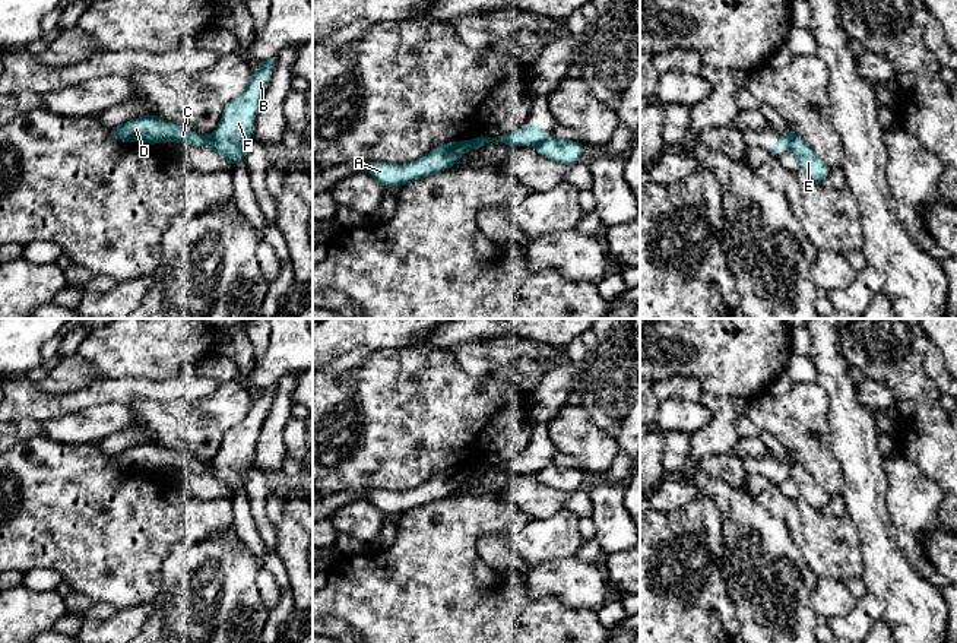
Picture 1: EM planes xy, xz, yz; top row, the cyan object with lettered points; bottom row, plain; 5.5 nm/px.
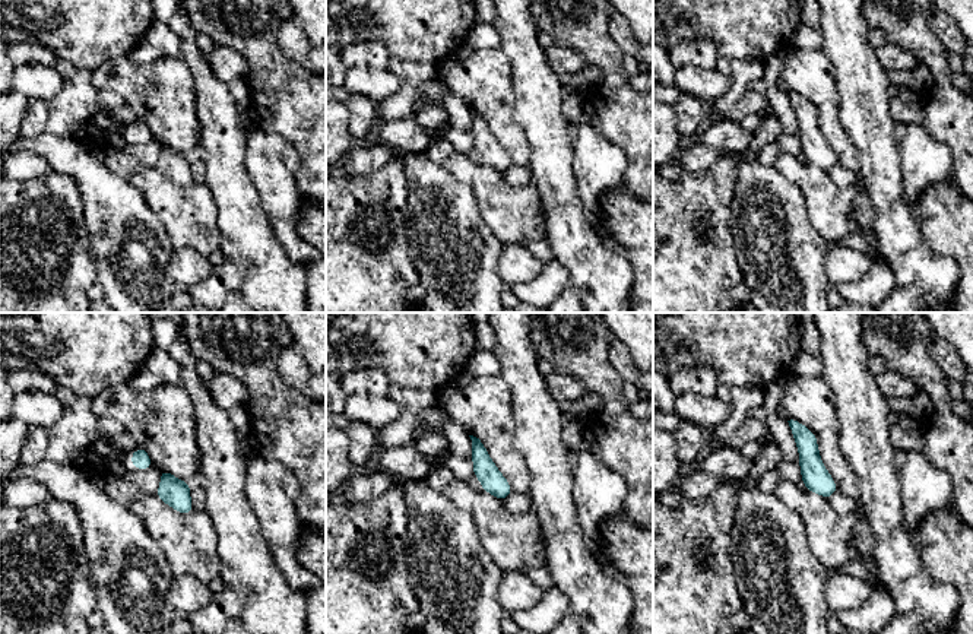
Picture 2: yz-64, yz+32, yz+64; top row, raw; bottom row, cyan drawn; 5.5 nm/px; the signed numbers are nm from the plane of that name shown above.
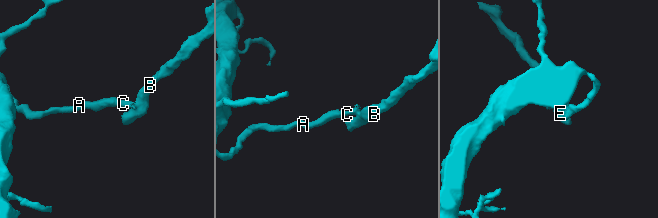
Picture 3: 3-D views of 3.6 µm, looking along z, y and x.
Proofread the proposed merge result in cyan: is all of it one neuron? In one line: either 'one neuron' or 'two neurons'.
two neurons

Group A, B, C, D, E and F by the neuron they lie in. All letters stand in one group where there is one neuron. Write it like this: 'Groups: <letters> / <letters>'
Groups: A C D / B E F

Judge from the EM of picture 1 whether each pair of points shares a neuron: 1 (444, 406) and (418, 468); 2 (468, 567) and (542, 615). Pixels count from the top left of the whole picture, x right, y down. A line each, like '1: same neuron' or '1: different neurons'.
1: same neuron
2: same neuron

